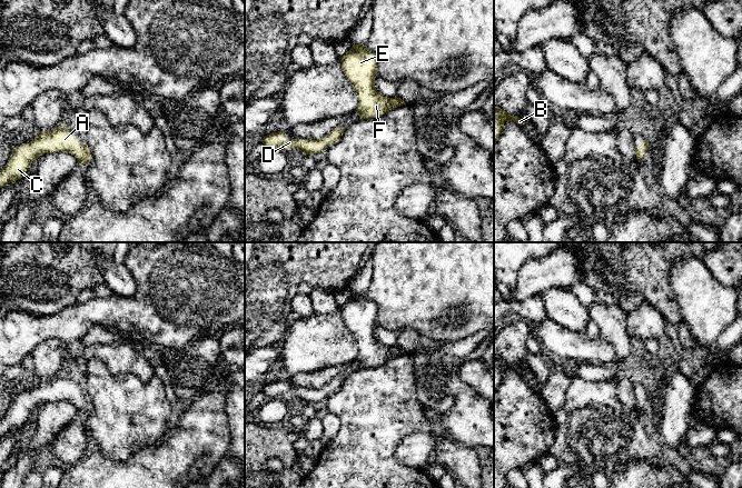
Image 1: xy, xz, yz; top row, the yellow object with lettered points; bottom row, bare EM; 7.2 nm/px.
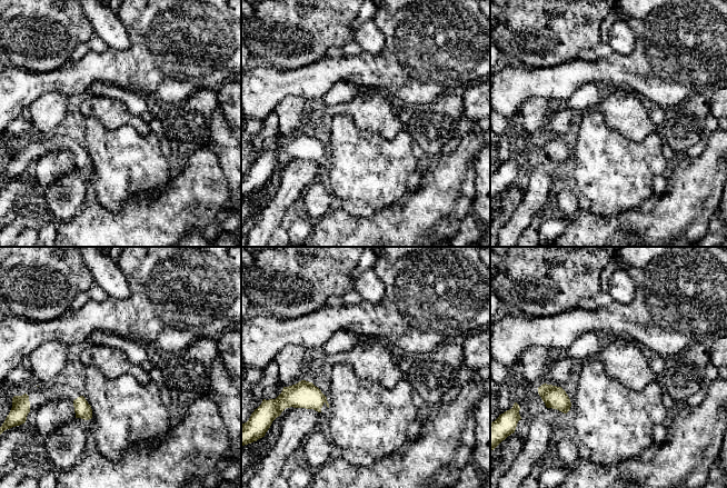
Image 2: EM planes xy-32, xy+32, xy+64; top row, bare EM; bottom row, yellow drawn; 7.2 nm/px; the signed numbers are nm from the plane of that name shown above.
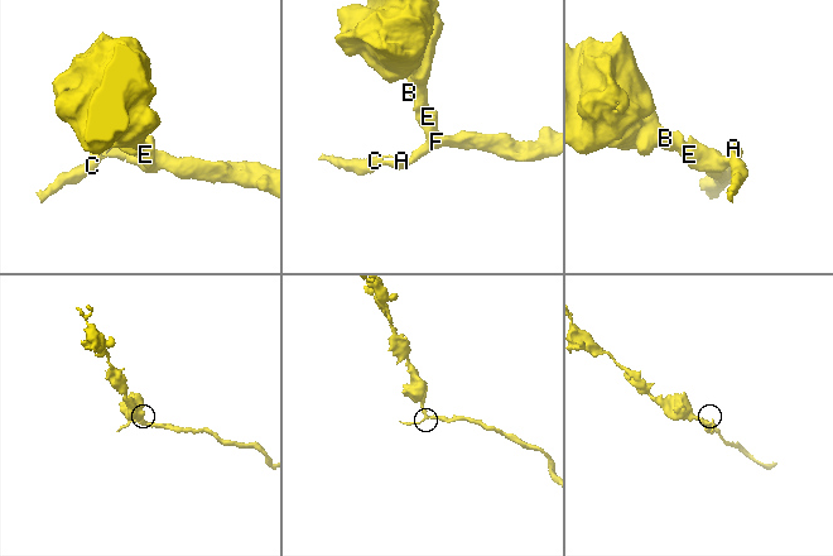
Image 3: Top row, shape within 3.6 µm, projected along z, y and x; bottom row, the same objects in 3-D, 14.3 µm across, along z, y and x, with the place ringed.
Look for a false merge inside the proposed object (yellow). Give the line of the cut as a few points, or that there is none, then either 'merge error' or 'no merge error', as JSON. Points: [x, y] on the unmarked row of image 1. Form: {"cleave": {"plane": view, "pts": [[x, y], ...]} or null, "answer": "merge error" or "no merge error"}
{"cleave": null, "answer": "no merge error"}

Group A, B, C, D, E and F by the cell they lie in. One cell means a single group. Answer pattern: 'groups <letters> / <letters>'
groups A B C D E F

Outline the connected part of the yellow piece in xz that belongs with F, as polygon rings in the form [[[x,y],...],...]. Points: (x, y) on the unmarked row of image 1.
[[[353,293],[352,298],[339,308],[342,318],[354,336],[359,350],[355,359],[359,369],[377,367],[393,357],[406,353],[397,346],[386,347],[376,339],[378,307],[364,295]]]

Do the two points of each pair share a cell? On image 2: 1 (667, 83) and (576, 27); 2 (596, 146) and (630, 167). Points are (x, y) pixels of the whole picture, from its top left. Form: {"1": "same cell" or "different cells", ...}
{"1": "different cells", "2": "same cell"}

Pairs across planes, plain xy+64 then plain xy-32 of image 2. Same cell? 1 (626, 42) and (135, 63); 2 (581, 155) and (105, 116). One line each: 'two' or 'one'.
1: two
2: two

